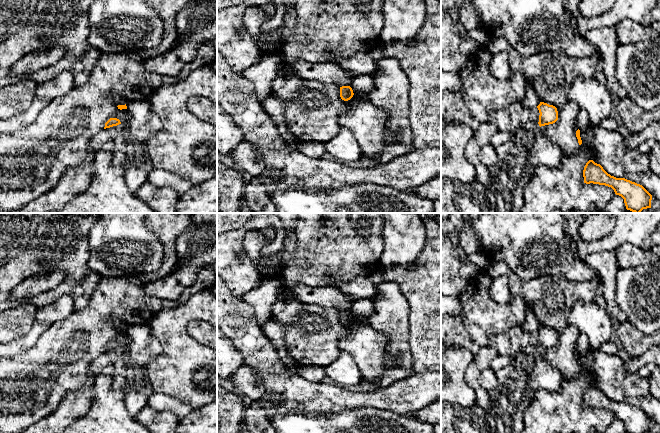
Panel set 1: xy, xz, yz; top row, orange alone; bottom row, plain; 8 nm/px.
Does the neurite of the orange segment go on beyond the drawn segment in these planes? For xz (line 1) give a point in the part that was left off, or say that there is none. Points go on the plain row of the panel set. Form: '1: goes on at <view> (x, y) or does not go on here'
1: does not go on here

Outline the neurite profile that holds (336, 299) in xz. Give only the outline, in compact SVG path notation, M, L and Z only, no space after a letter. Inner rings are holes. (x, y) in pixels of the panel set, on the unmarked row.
M293 284L283 285L283 289L301 302L321 307L334 307L342 311L350 310L353 304L345 294L330 285L325 288L311 288L303 284Z

